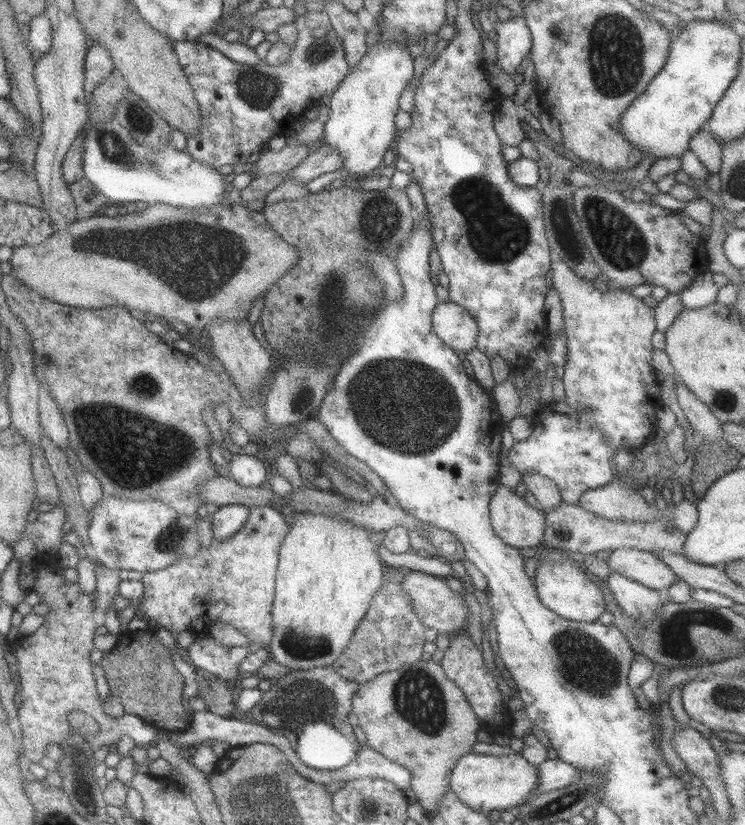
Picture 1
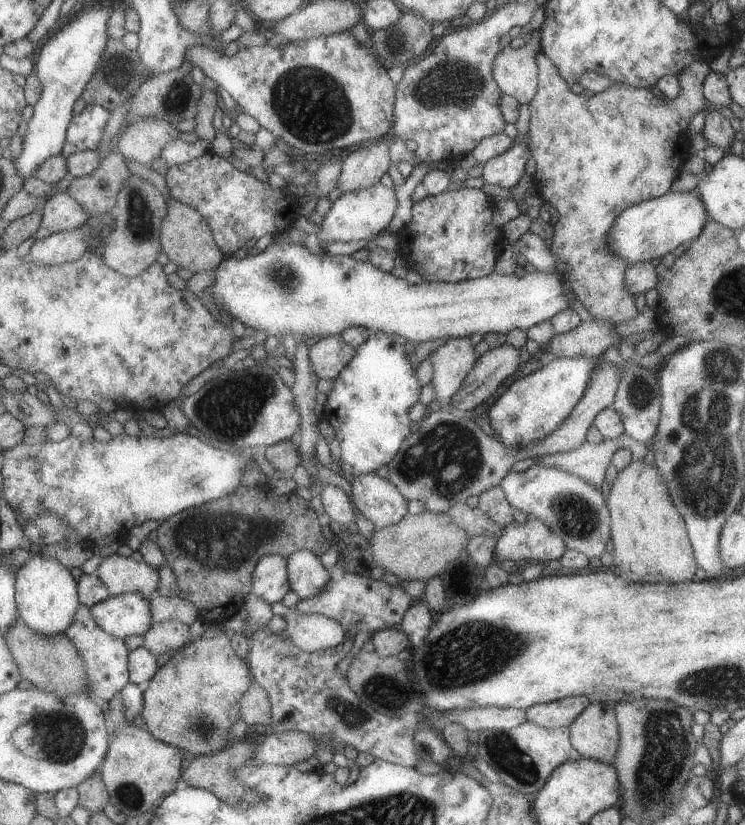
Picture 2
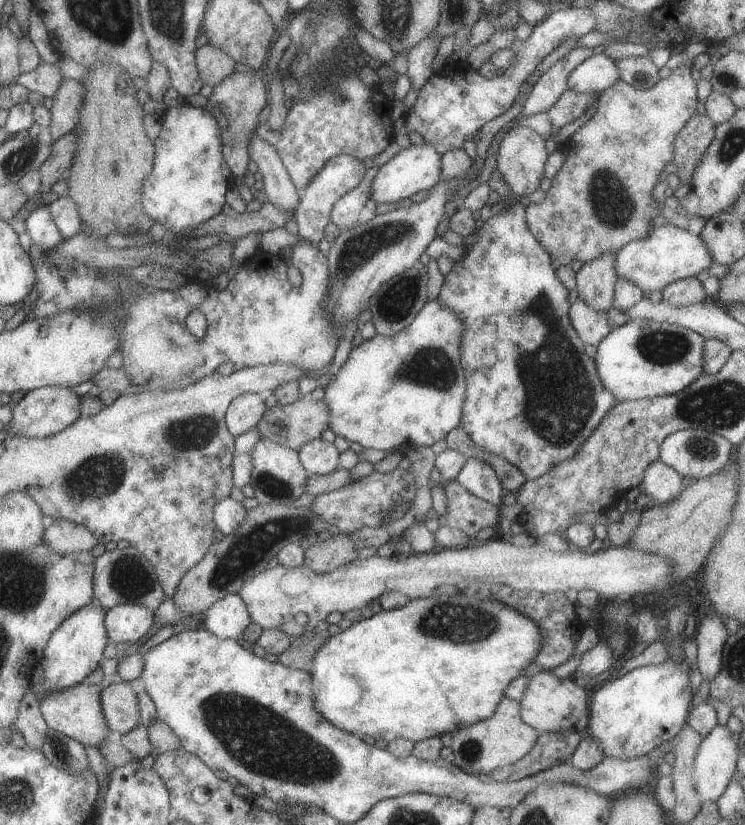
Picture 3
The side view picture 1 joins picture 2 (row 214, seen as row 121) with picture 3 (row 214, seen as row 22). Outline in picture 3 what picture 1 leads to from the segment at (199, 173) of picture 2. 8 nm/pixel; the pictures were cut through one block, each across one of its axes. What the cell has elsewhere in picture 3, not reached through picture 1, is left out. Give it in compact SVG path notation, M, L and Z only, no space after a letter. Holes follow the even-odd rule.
M340 154L331 158L298 190L298 203L293 216L298 226L297 236L317 244L323 238L323 228L330 221L330 210L346 192L353 190L363 180L366 168L354 156Z

